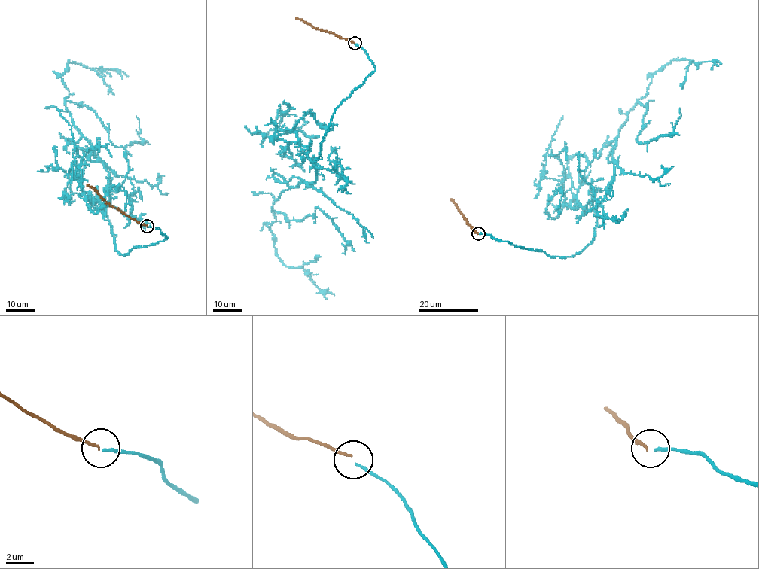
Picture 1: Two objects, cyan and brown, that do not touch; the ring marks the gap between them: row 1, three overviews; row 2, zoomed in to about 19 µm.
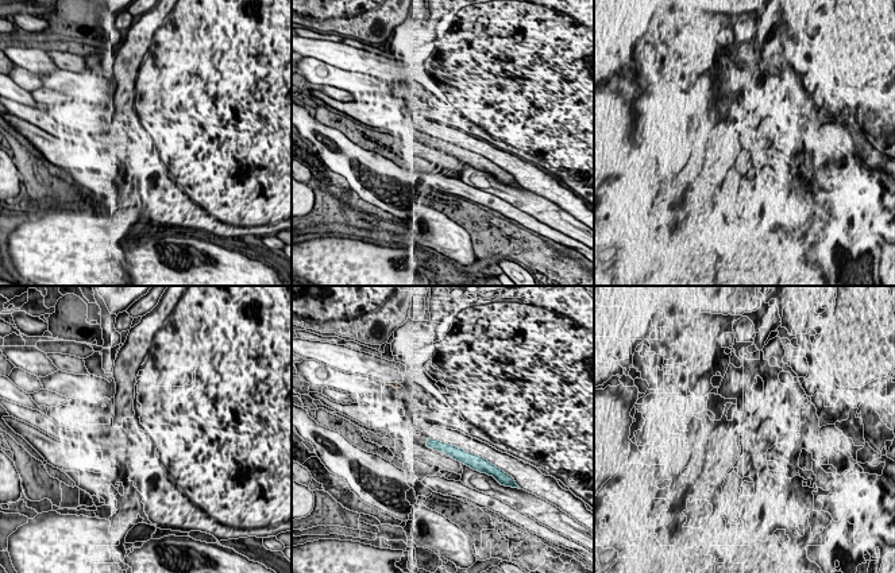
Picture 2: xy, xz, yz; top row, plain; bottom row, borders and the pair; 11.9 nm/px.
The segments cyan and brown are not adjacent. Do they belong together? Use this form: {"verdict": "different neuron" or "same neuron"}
{"verdict": "same neuron"}

